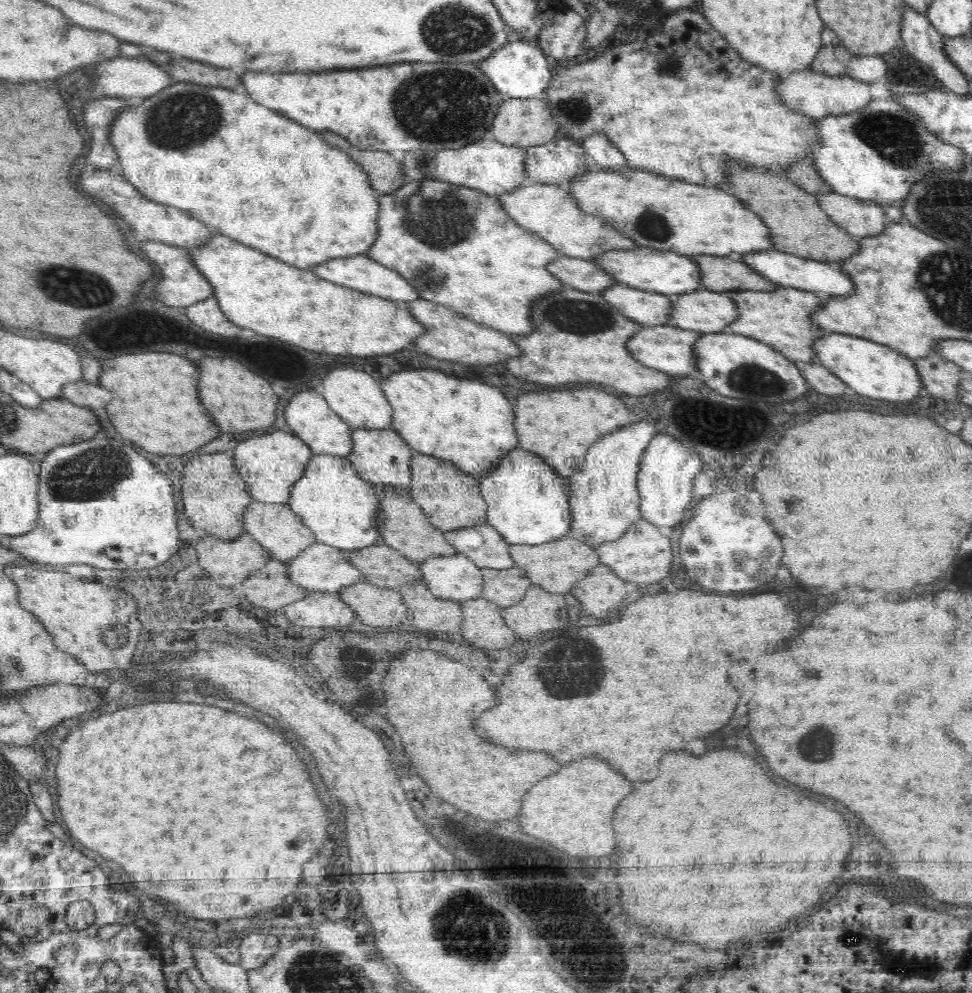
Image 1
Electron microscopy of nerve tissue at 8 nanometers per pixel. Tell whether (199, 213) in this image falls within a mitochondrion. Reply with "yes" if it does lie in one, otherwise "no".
no

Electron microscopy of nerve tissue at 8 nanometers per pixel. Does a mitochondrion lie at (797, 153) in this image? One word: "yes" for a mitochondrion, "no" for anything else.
no

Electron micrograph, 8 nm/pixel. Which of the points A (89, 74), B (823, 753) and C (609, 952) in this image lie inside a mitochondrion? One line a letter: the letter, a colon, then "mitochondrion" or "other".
A: other
B: mitochondrion
C: mitochondrion

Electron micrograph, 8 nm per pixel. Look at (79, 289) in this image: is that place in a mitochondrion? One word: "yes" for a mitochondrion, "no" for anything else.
yes

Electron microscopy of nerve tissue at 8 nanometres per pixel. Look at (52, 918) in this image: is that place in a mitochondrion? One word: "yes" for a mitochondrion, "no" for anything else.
no

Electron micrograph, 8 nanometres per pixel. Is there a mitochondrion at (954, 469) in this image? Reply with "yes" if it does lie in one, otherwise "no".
no

